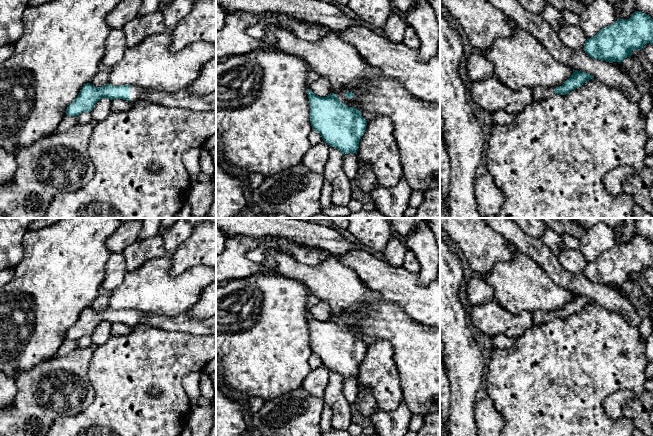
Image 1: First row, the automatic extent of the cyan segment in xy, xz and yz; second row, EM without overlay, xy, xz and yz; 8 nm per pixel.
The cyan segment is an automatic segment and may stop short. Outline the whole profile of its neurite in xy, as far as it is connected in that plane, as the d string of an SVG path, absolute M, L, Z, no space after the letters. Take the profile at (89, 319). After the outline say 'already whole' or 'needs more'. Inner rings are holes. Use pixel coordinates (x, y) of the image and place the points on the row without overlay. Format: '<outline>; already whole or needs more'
M85 308L76 323L67 331L66 339L77 341L83 336L91 336L103 322L123 323L130 326L146 324L162 330L188 332L196 335L216 334L216 315L205 319L190 318L185 313L169 317L134 309L113 310L106 308L95 311Z; needs more

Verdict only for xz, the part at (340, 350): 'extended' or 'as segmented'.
as segmented

